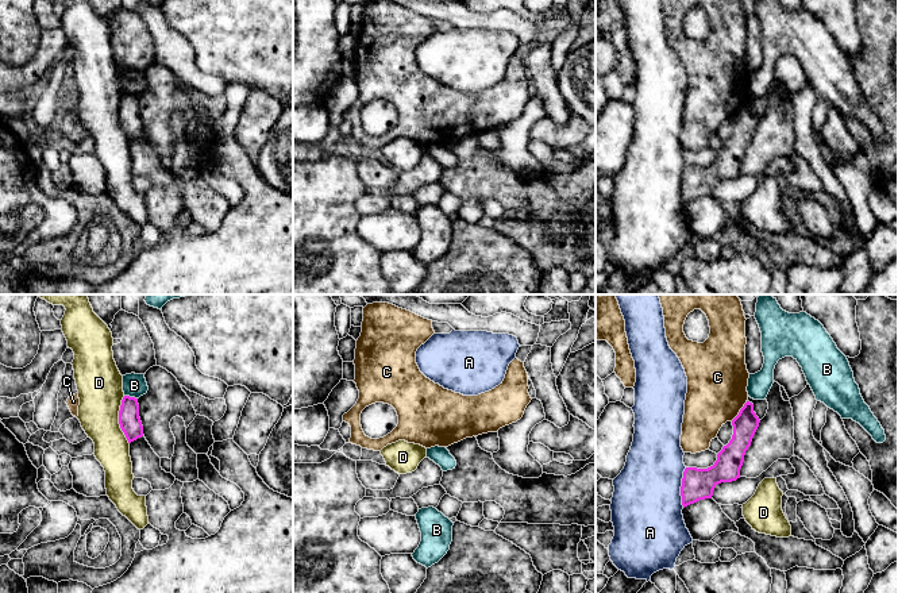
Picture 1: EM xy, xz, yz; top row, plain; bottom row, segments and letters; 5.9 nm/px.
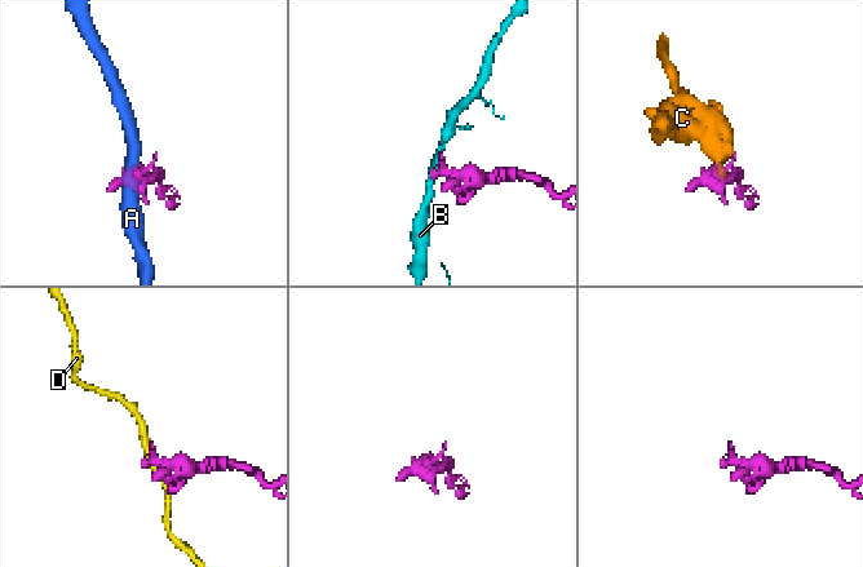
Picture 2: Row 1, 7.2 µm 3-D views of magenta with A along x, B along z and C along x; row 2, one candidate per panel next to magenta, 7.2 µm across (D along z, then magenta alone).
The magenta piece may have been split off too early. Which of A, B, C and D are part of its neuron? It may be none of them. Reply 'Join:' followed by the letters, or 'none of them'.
Join: none of them

